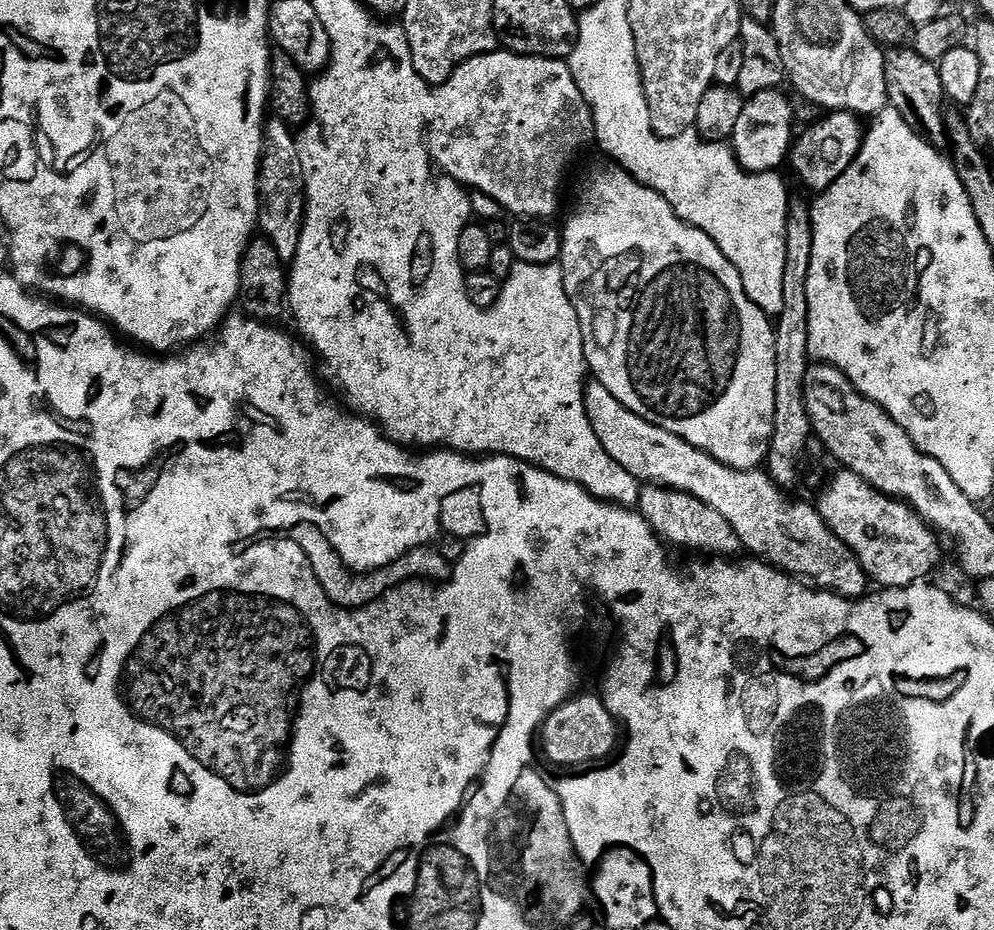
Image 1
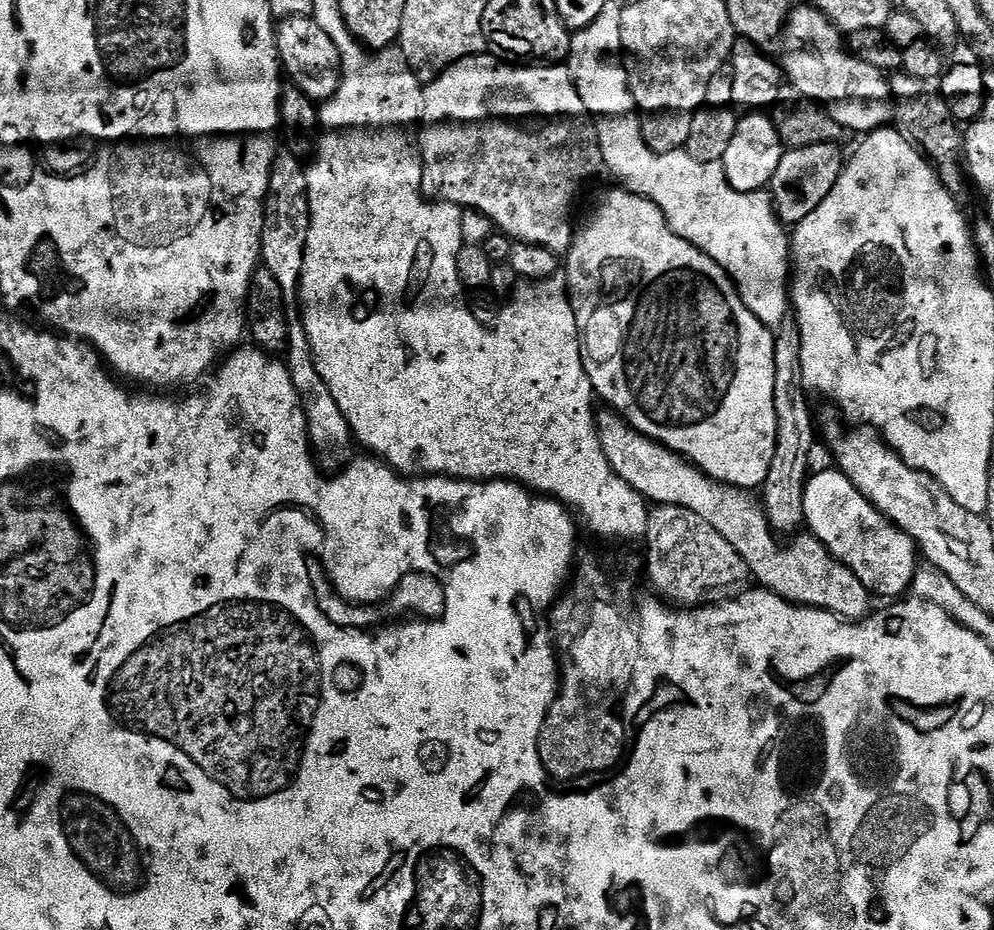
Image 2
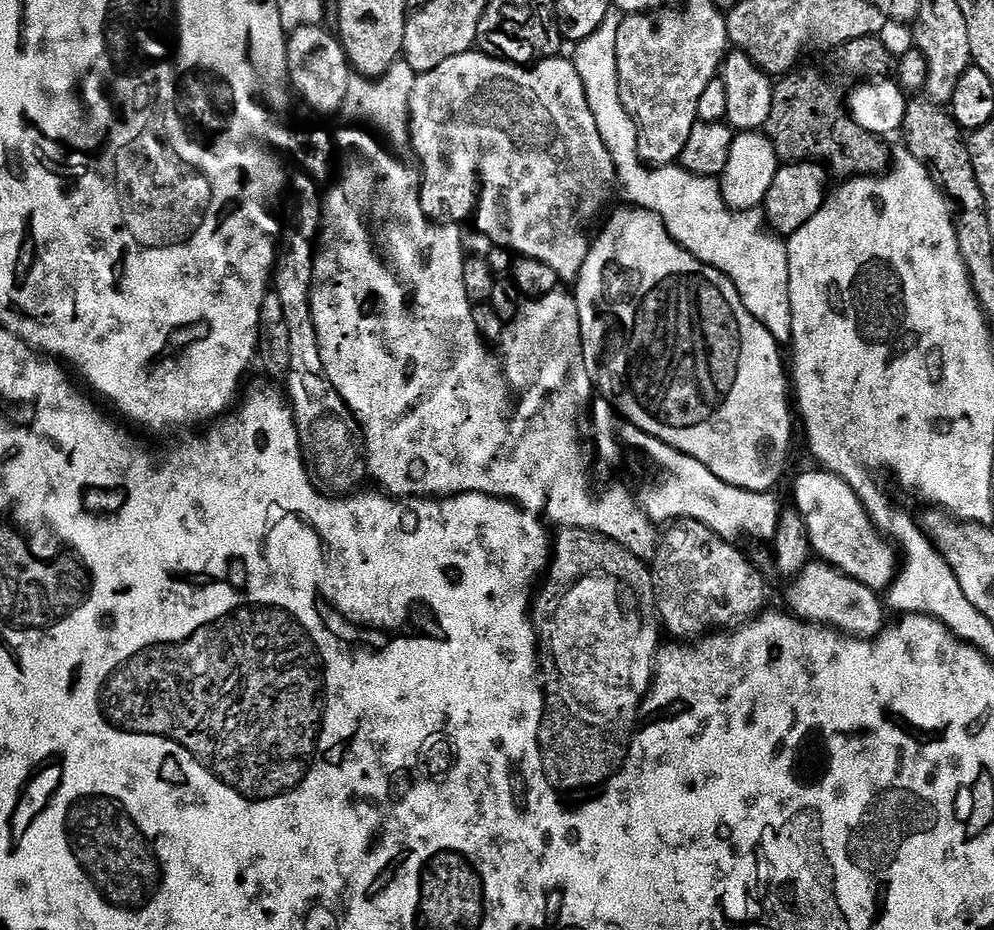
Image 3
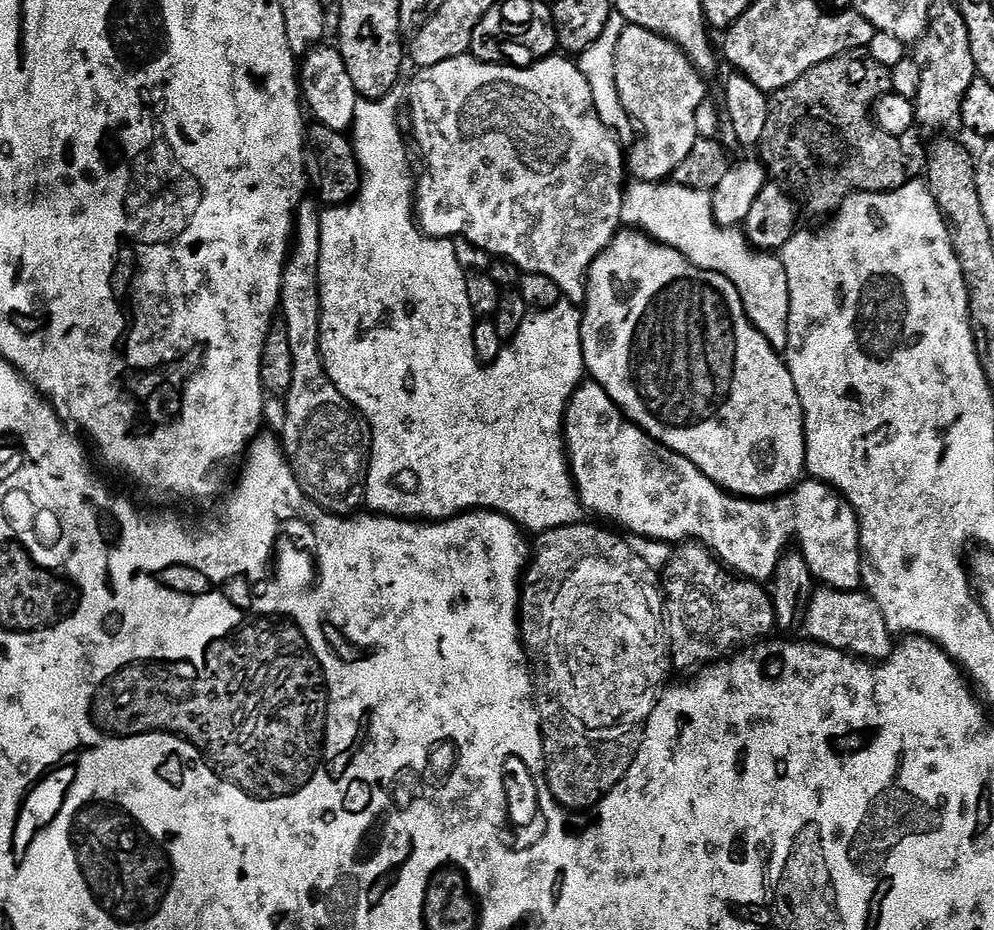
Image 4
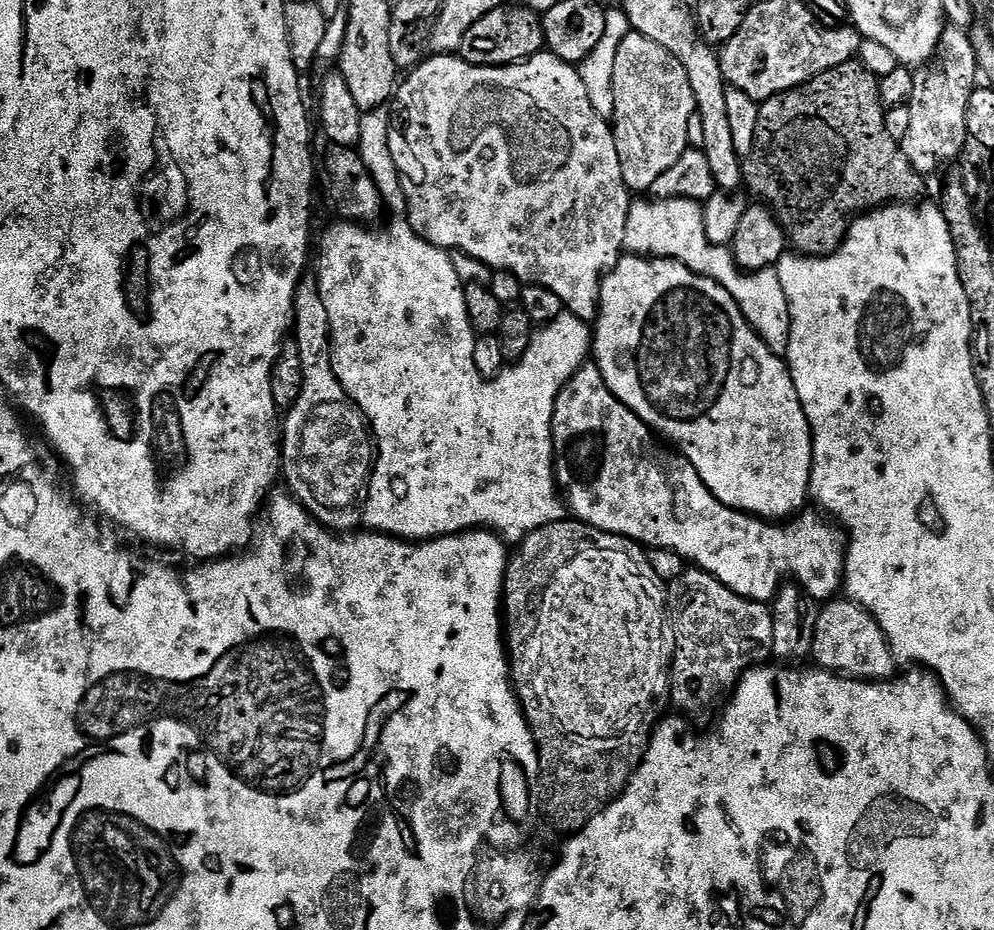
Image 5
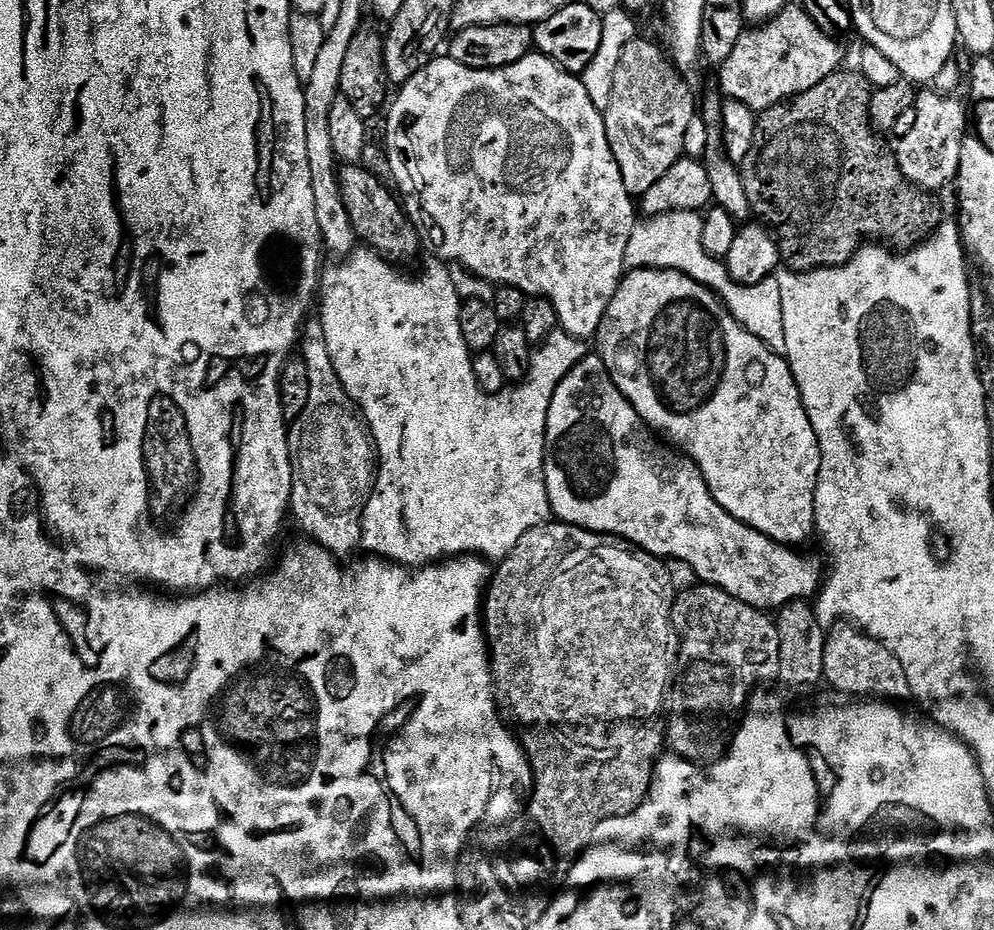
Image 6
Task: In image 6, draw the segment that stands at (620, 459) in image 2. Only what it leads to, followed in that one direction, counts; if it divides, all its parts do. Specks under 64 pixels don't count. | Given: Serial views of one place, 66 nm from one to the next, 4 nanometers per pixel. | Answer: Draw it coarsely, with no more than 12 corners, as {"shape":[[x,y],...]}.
{"shape":[[844,622],[827,633],[823,679],[848,698],[904,702],[887,644]]}

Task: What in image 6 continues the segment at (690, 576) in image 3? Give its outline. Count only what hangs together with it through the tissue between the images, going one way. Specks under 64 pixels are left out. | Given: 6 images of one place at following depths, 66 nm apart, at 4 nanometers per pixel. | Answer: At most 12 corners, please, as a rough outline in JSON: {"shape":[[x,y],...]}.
{"shape":[[710,584],[671,601],[666,740],[708,766],[779,674],[767,611]]}

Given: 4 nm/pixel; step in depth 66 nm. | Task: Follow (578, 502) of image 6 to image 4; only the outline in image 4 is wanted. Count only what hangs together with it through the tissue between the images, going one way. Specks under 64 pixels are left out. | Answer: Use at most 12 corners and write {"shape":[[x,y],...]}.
{"shape":[[595,382],[564,411],[581,505],[771,581],[863,583],[860,520],[811,478],[749,500],[629,420]]}

